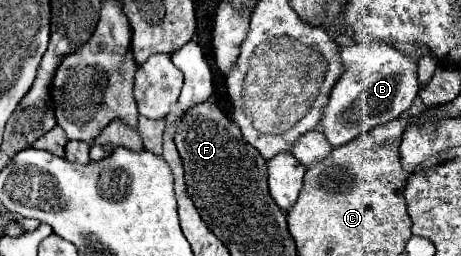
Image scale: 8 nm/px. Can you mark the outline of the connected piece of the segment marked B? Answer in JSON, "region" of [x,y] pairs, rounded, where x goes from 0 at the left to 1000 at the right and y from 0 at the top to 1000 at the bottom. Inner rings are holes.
{"region":[[[790,168],[738,191],[738,230],[751,262],[716,363],[694,504],[720,574],[751,566],[759,543],[863,465],[911,355],[907,238],[846,168]]]}

